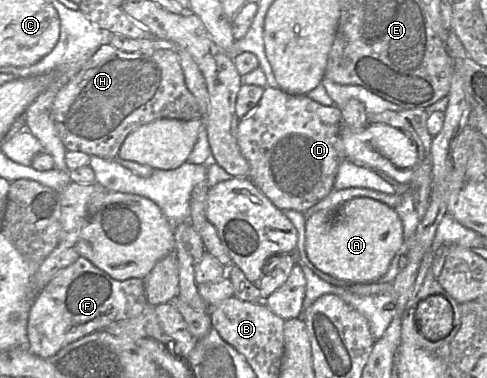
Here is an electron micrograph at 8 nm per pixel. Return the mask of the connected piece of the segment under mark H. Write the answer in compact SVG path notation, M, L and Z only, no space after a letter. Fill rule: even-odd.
M109 43L103 44L60 89L52 113L67 150L107 160L117 158L126 137L144 124L161 118L201 119L174 47L145 54L122 51Z

